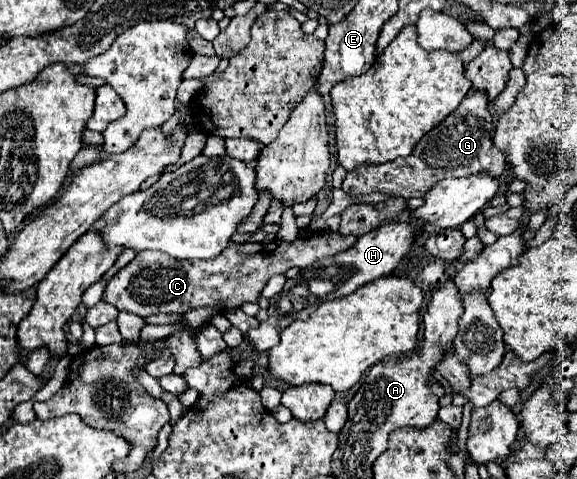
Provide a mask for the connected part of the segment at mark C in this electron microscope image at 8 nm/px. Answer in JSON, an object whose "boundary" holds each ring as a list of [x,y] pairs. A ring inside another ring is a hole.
{"boundary":[[[328,233],[324,237],[316,237],[316,235],[312,235],[308,239],[298,237],[294,243],[286,243],[282,239],[274,239],[266,245],[264,243],[230,243],[222,251],[222,255],[218,255],[216,259],[210,259],[210,261],[180,261],[170,255],[162,255],[158,251],[142,251],[142,255],[136,255],[124,269],[120,269],[110,279],[110,283],[104,289],[102,301],[114,305],[118,311],[128,311],[138,317],[156,315],[156,313],[184,313],[194,307],[222,307],[222,305],[226,305],[226,309],[234,309],[234,307],[240,307],[242,303],[256,301],[272,275],[286,273],[290,267],[302,267],[302,269],[310,267],[318,259],[324,259],[324,257],[330,257],[338,251],[348,249],[350,245],[354,245],[354,241],[356,241],[356,237]]]}

